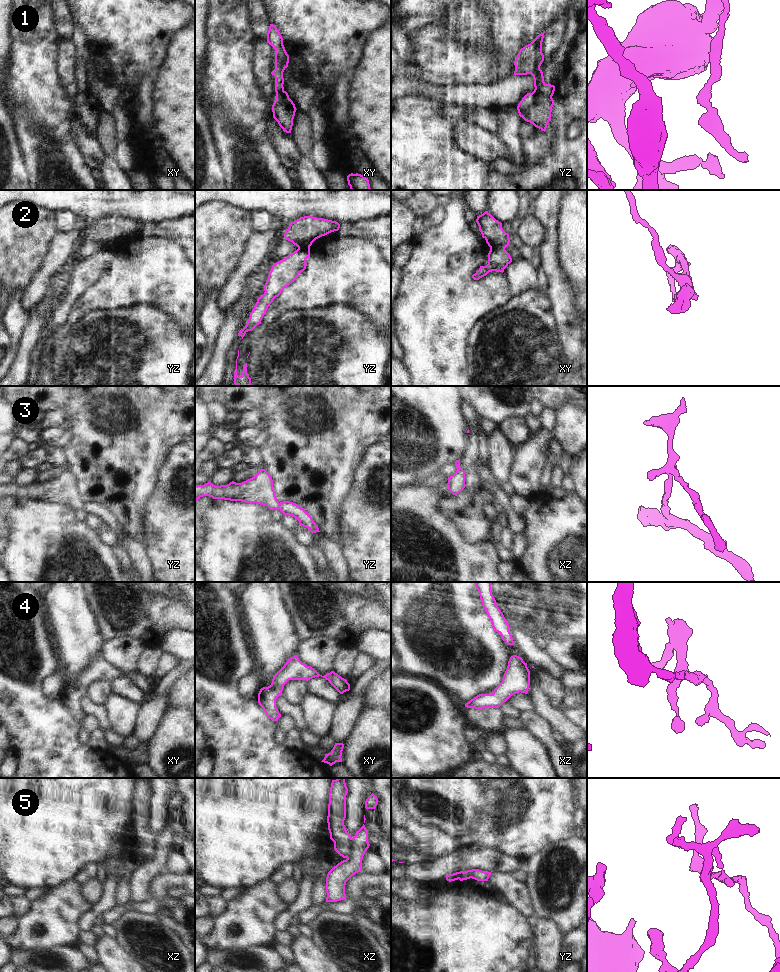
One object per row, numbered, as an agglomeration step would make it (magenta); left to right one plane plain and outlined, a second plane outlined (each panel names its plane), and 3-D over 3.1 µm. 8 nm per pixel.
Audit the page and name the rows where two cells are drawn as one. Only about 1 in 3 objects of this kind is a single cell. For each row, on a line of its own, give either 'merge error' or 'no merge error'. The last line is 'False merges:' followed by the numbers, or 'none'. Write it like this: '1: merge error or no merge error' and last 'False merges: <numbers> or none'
1: merge error
2: merge error
3: no merge error
4: no merge error
5: merge error
False merges: 1, 2, 5

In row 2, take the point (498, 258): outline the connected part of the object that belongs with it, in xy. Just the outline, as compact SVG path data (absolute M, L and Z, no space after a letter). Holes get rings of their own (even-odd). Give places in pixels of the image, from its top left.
M494 246L490 248L488 253L488 264L480 266L475 274L472 275L474 280L486 276L489 272L504 272L504 269L512 262L510 254L501 246Z

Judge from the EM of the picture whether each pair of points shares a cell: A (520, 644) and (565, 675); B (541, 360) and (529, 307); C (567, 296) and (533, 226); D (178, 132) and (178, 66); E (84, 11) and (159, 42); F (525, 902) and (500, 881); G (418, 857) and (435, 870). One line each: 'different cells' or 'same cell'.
A: same cell
B: same cell
C: different cells
D: same cell
E: same cell
F: same cell
G: different cells

